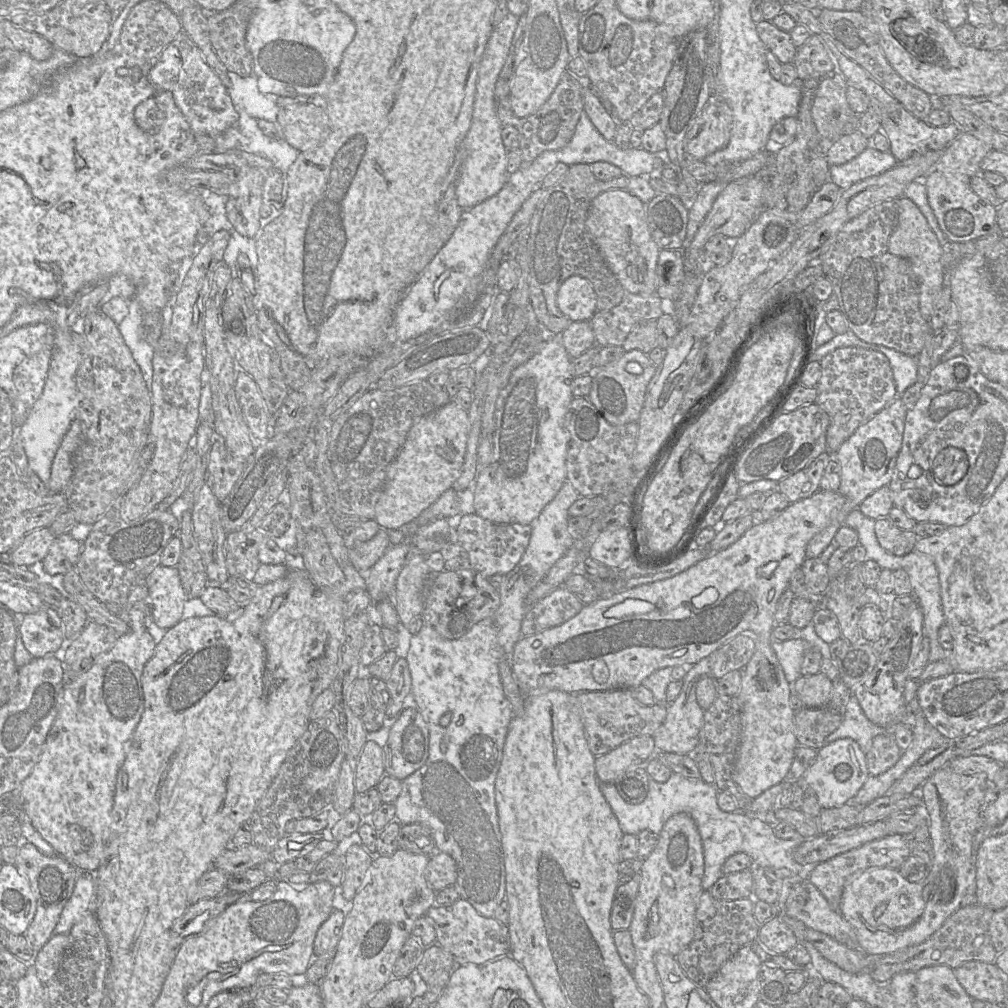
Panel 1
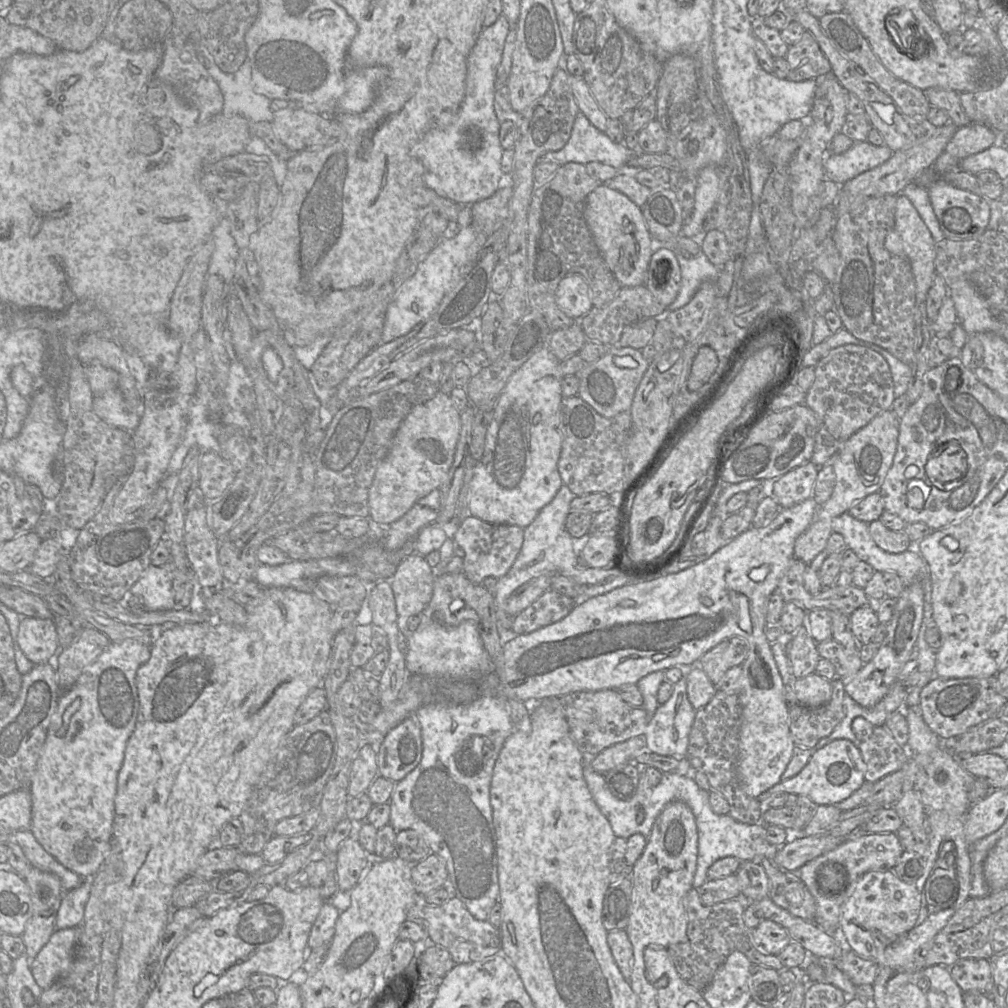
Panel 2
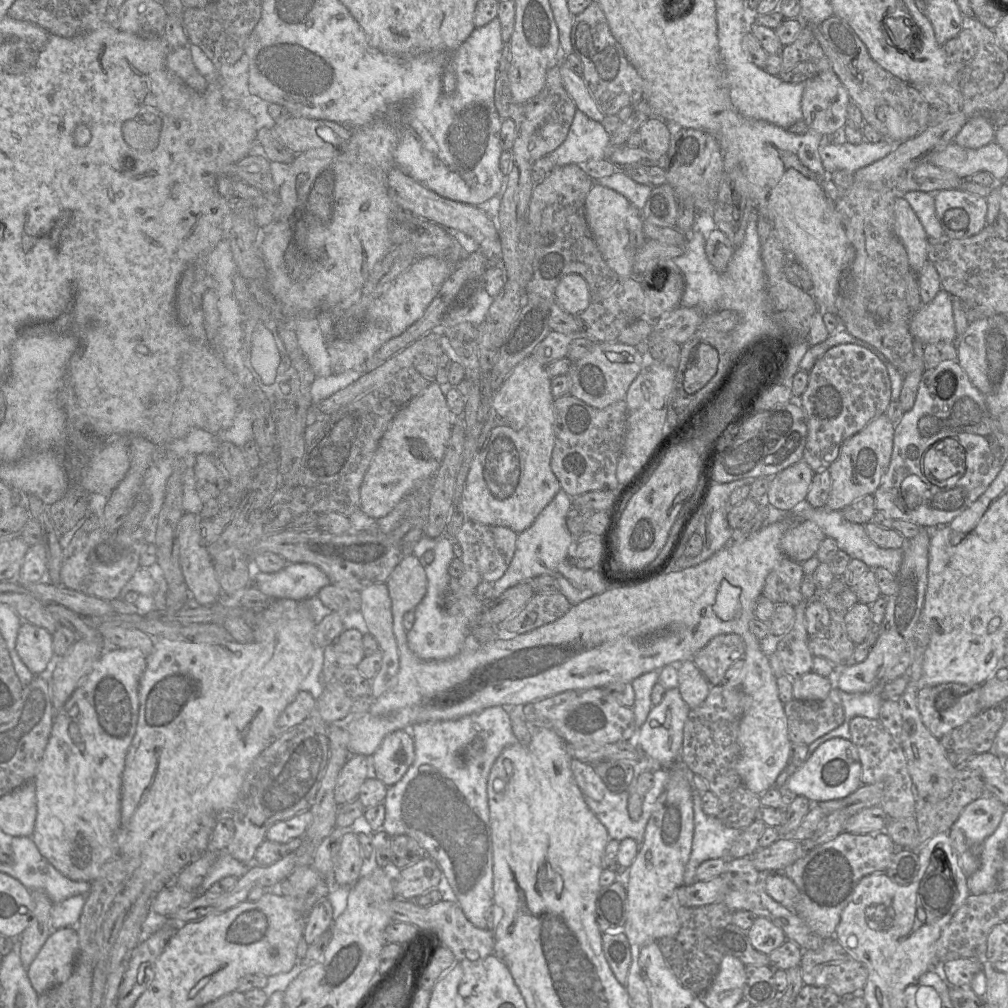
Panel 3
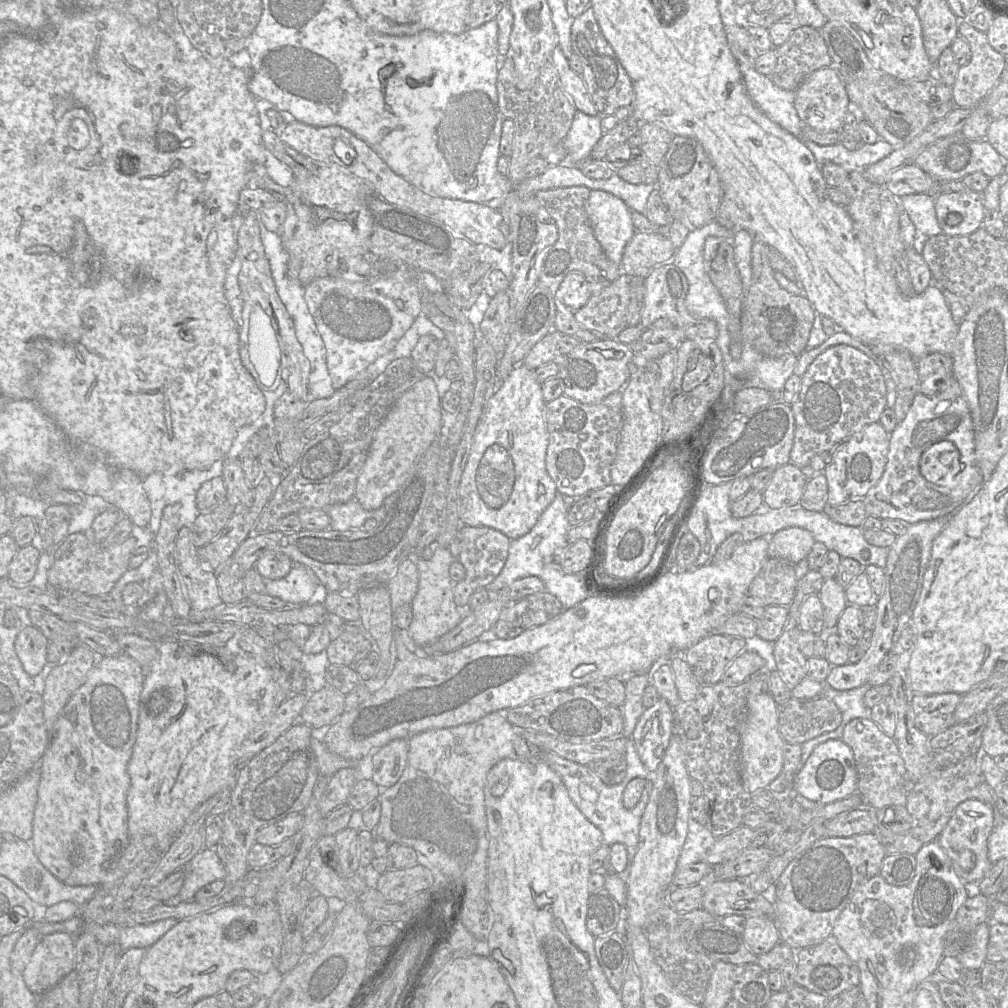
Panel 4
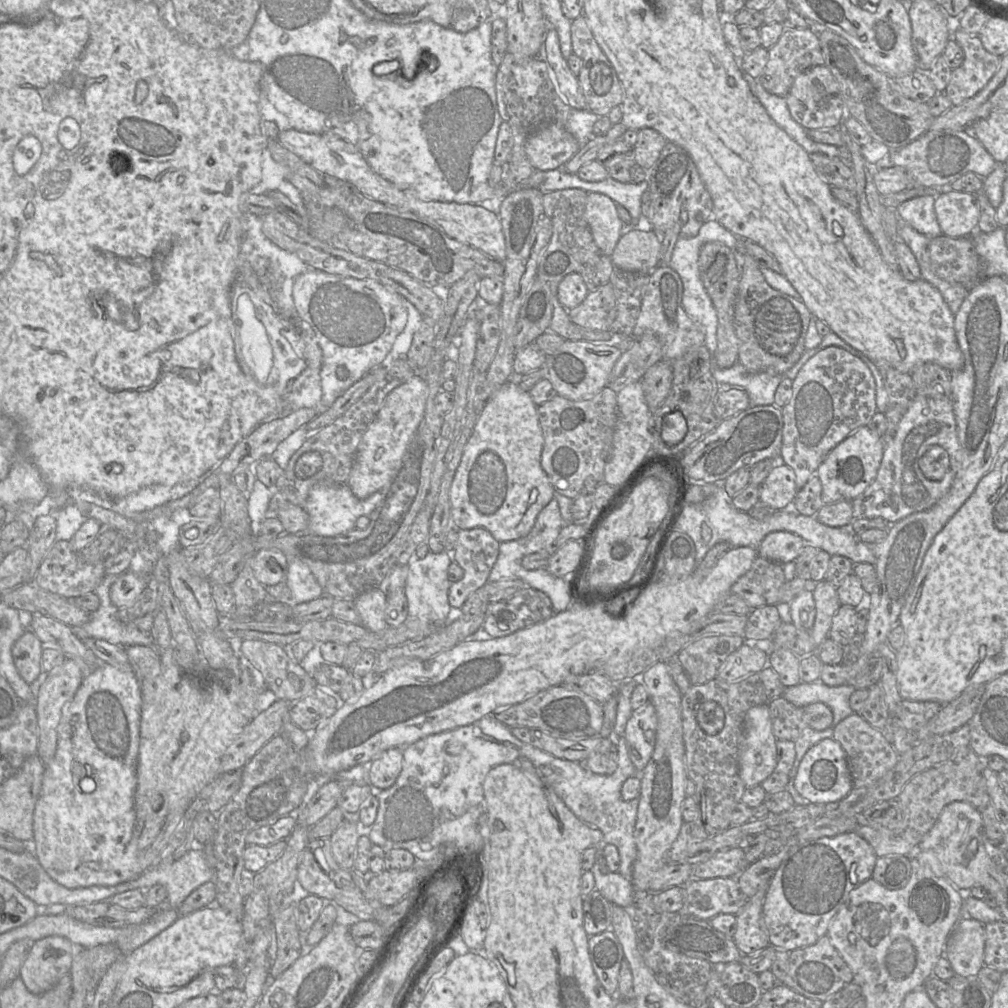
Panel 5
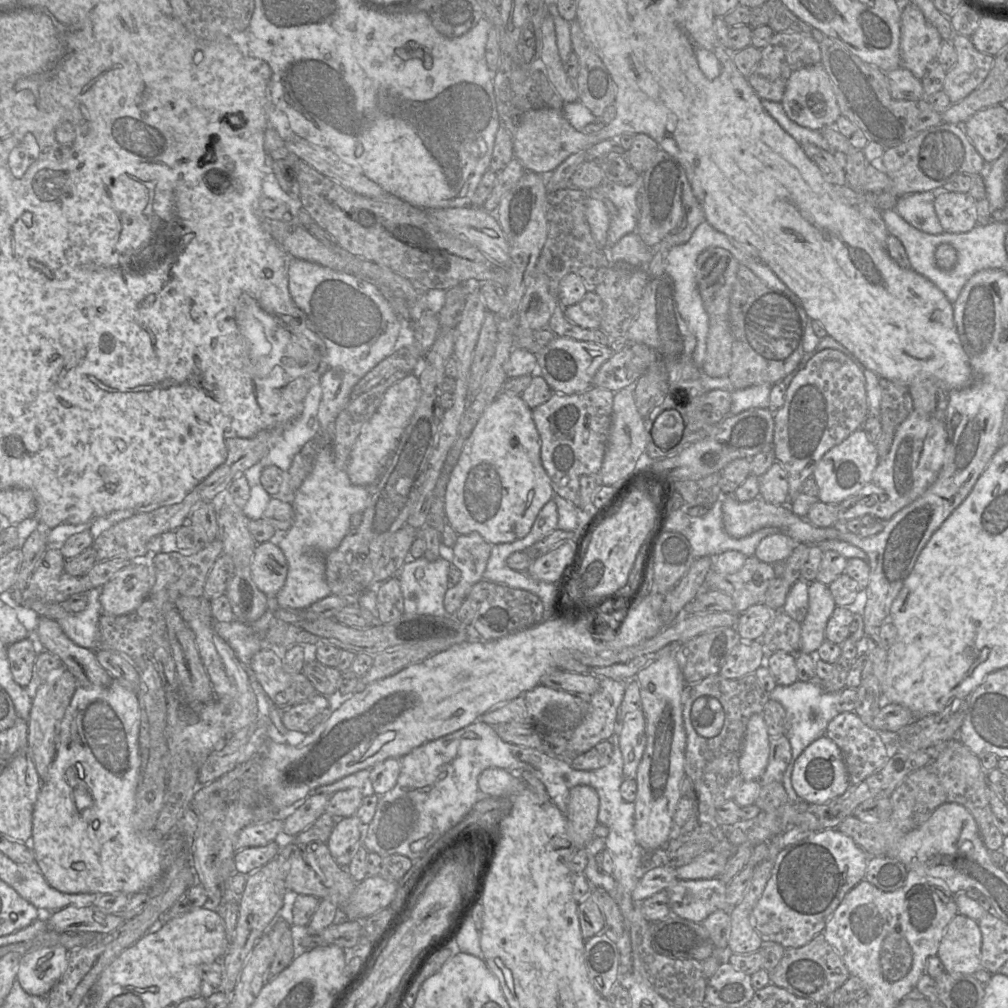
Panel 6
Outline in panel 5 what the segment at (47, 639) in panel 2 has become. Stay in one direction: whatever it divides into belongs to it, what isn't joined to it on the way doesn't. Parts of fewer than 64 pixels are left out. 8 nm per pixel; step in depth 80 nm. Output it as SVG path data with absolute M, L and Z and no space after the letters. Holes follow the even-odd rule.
M26 629L12 646L11 653L17 671L28 684L36 680L41 673L44 646L31 629Z

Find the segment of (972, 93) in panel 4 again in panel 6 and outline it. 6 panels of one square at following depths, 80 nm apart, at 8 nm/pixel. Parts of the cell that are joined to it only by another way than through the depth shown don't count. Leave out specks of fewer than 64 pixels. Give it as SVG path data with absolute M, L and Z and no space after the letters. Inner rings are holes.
M955 33L950 41L957 52L957 61L947 72L942 90L951 104L955 104L985 80L995 56L978 51L968 36Z

